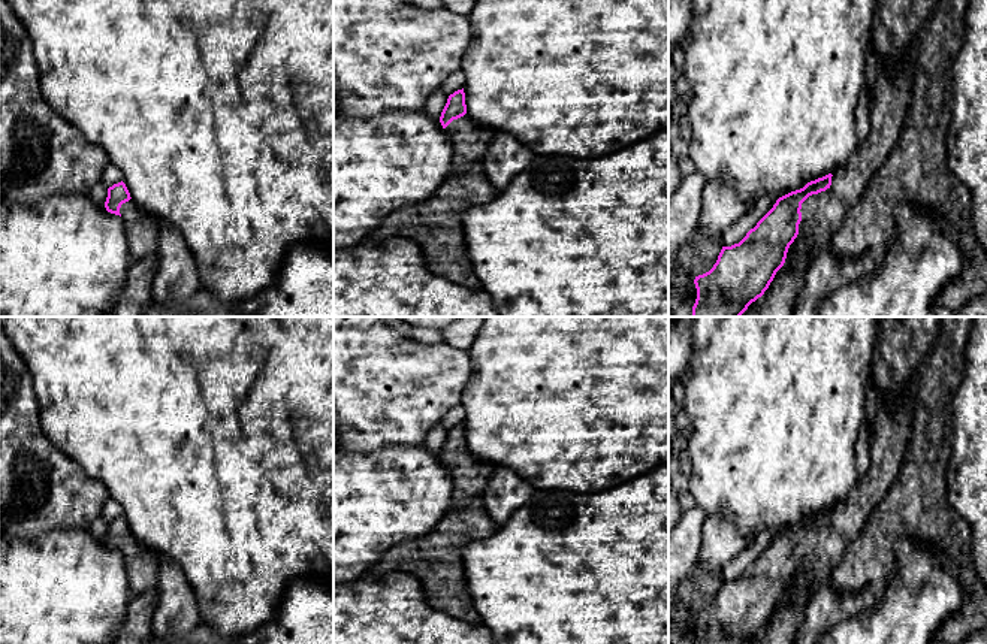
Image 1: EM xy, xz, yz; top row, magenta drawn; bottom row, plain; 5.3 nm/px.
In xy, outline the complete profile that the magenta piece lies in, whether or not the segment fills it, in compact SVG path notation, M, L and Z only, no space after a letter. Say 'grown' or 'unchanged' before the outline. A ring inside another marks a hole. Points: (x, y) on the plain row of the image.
grown | M123 515L108 523L105 542L123 553L132 595L157 589L159 557L133 536Z

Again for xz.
grown | M464 423L449 430L440 457L453 484L452 505L480 501L495 466L476 459L468 451Z

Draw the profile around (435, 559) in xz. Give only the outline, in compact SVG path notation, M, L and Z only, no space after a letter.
M479 501L452 505L429 533L387 550L369 566L366 577L380 578L407 571L422 583L432 608L467 623L482 625L467 587L462 548L474 539L492 536L498 527Z

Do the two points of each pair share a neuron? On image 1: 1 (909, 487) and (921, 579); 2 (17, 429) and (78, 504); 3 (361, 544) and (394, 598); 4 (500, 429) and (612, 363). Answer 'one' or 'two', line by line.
1: two
2: one
3: two
4: one

